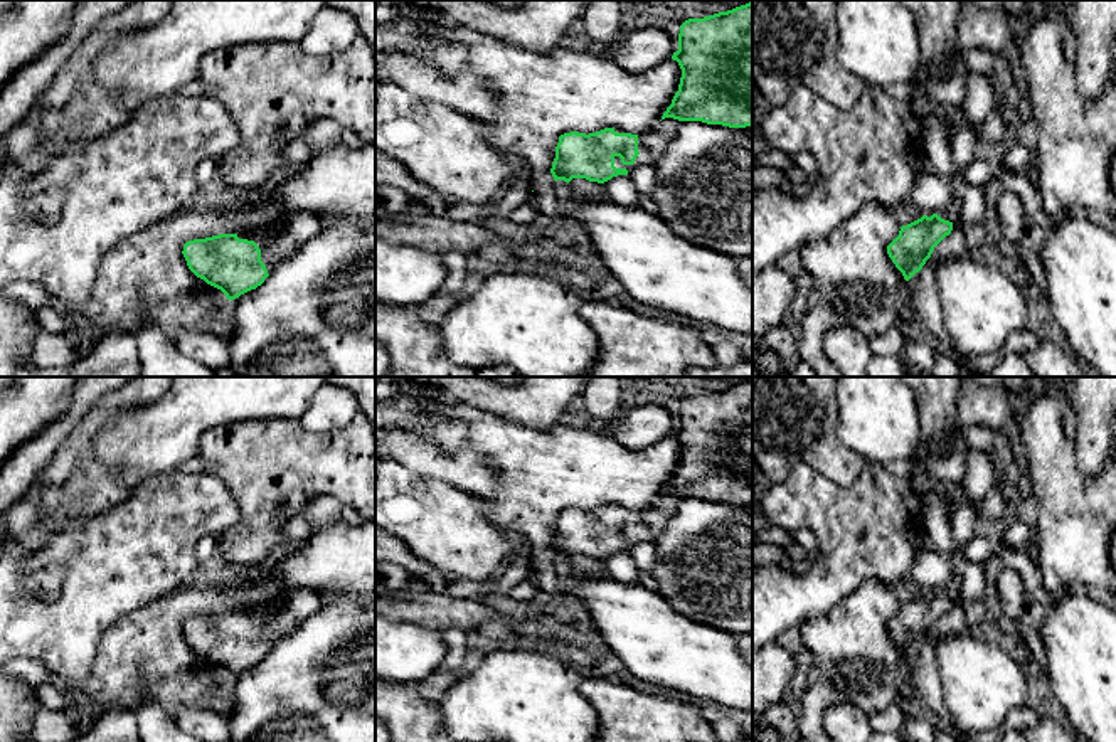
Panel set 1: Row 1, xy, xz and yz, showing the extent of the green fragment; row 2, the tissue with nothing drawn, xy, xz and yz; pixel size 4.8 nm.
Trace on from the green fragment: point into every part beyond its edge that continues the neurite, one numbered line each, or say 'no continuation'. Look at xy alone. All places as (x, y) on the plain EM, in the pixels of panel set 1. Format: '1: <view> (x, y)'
1: xy (298, 604)

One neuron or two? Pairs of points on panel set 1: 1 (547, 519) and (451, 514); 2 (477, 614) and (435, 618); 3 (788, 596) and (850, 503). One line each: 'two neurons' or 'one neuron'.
1: two neurons
2: one neuron
3: one neuron

